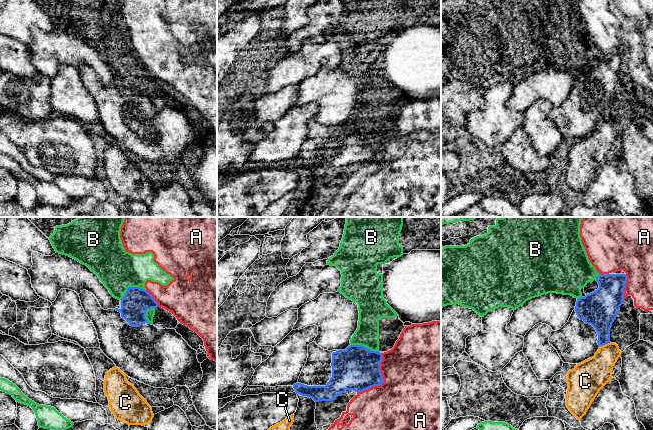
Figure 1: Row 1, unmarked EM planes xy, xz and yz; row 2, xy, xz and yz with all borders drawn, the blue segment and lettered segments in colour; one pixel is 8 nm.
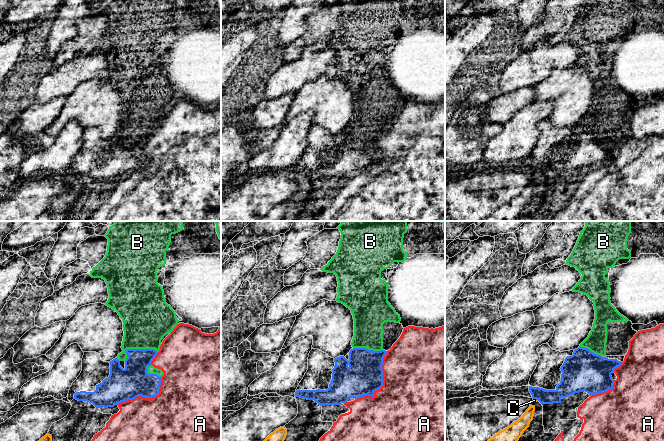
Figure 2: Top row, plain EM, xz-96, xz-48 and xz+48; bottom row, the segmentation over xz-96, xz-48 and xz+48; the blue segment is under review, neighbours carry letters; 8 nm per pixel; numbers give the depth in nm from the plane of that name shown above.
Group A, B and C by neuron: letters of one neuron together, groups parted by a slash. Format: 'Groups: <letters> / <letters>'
Groups: A / B / C

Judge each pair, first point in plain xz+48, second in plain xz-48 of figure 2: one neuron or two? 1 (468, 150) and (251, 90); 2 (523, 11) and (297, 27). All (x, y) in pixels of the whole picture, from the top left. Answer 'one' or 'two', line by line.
1: one
2: one

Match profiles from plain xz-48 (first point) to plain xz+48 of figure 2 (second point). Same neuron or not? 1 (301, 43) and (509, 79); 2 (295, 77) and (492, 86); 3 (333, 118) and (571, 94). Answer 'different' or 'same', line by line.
1: different
2: different
3: same

